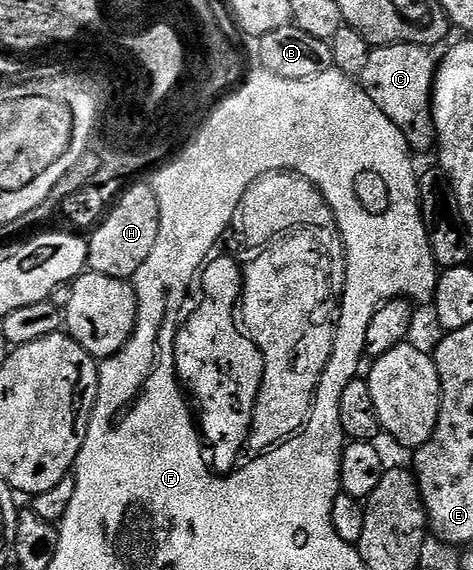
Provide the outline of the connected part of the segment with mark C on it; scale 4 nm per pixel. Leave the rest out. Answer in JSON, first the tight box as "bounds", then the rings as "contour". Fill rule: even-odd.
{"bounds":[358,44,437,153],"contour":[[[391,44],[373,47],[366,70],[358,78],[360,87],[370,94],[374,106],[402,130],[413,153],[433,151],[436,148],[436,127],[432,117],[432,87],[436,81],[437,57],[432,57],[423,44]]]}

